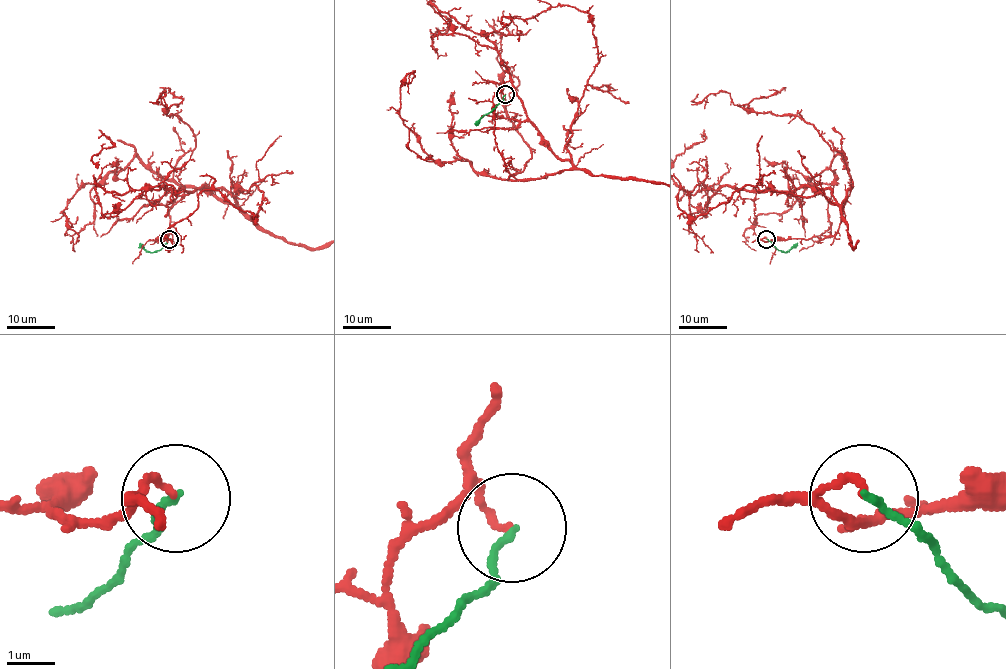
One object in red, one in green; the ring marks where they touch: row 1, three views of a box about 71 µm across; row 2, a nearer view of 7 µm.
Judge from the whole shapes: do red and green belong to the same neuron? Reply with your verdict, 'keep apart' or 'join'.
keep apart

